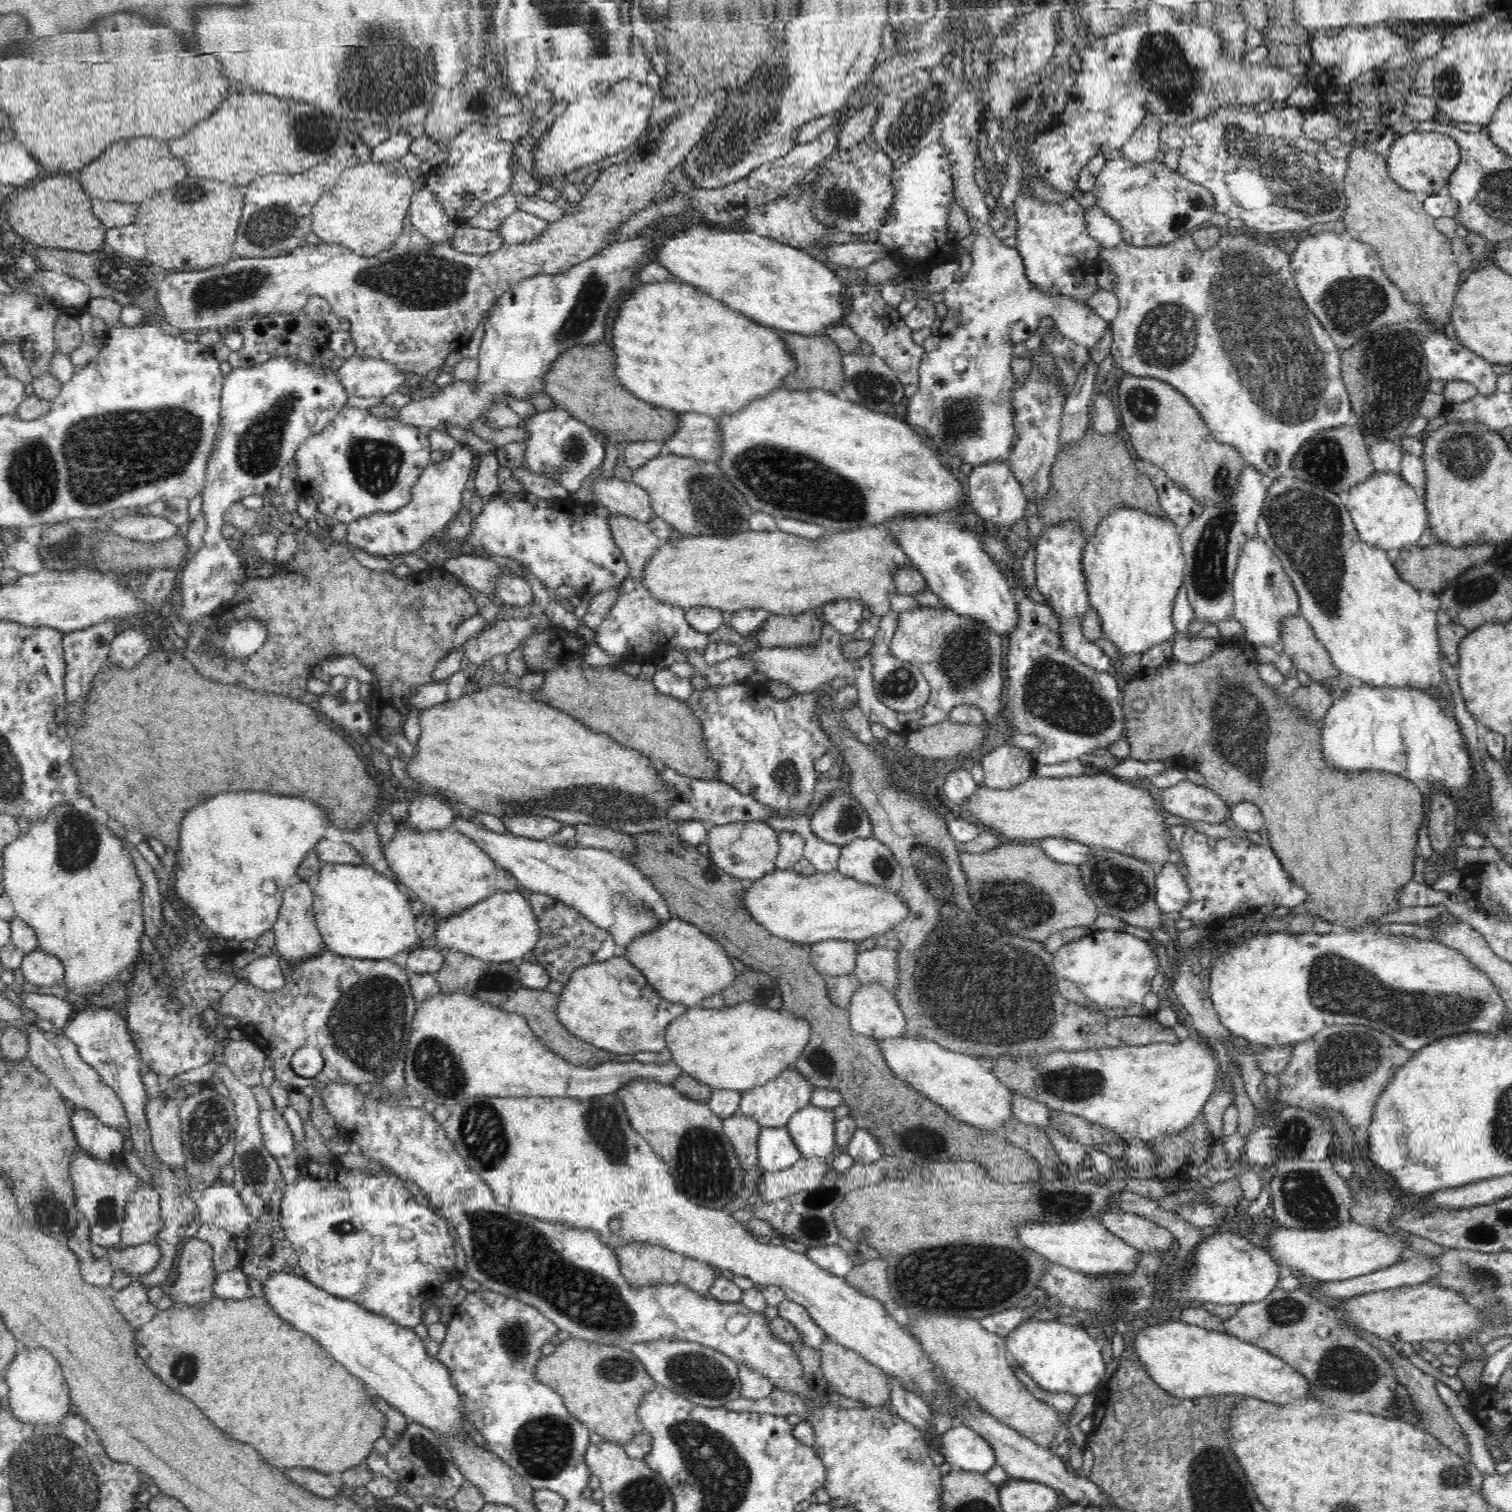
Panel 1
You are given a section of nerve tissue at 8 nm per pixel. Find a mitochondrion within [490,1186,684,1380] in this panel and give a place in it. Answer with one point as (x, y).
(513, 1334)

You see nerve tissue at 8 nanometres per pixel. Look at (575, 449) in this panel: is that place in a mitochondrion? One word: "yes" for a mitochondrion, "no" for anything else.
yes

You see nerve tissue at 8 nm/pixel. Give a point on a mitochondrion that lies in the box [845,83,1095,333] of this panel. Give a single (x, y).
(912, 124)

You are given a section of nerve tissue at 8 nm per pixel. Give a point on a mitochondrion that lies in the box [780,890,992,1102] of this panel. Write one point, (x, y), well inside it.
(819, 1062)

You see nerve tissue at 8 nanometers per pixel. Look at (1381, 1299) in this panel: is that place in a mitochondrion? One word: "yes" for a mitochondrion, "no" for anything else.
no

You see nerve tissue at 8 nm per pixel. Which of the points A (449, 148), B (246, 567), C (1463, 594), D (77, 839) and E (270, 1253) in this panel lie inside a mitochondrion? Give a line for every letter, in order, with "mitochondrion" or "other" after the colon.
A: other
B: other
C: mitochondrion
D: mitochondrion
E: other

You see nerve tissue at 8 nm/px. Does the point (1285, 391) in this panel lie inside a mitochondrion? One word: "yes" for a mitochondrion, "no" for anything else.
yes

